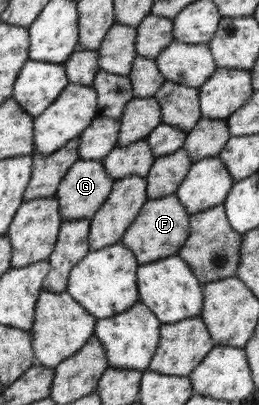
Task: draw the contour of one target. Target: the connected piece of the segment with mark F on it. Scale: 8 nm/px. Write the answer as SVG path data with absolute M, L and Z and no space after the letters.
M176 193L163 198L147 199L140 213L125 231L121 243L133 251L139 265L177 255L189 238L189 217L190 214L179 202Z

